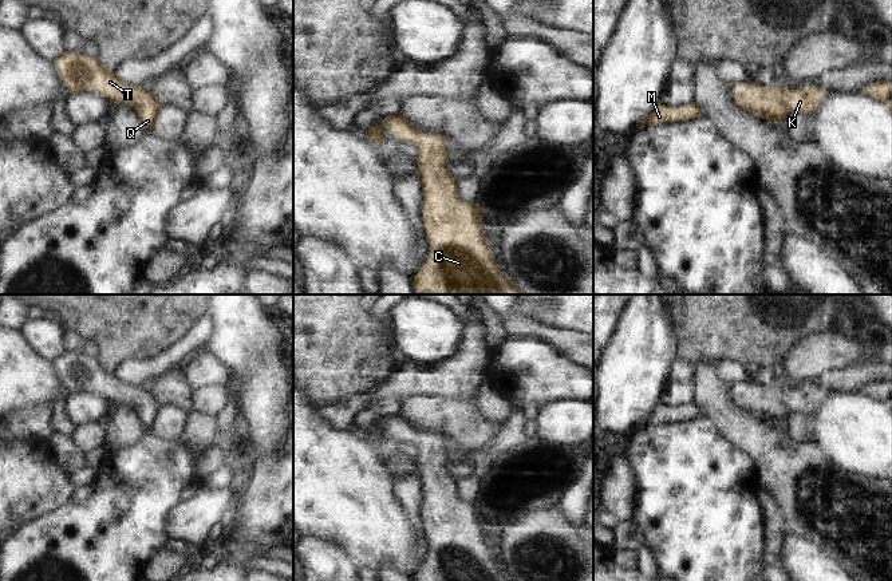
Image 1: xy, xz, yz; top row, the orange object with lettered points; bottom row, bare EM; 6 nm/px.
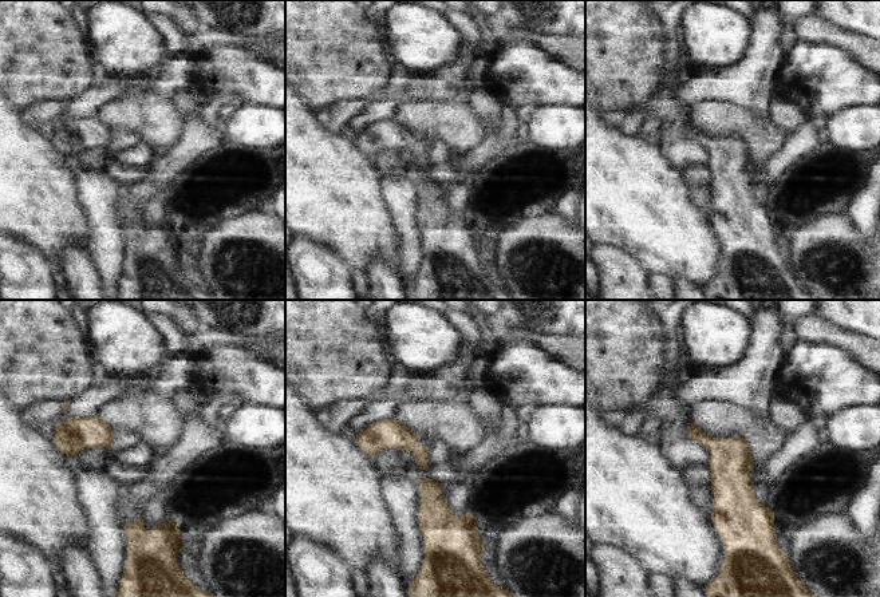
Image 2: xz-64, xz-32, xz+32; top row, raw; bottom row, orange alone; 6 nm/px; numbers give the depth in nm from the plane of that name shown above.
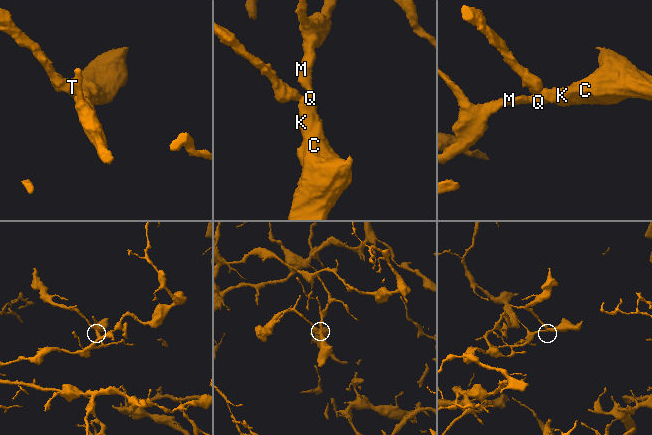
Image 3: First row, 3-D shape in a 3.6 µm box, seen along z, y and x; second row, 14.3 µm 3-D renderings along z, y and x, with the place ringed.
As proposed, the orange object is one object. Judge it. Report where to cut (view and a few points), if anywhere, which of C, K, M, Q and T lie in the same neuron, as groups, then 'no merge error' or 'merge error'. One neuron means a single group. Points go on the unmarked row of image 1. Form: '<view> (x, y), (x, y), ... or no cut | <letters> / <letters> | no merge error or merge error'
no cut | C K M Q T | no merge error

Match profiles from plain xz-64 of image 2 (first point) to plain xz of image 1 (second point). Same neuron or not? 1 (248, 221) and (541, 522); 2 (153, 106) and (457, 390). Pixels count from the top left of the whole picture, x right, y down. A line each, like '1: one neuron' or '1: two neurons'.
1: one neuron
2: two neurons

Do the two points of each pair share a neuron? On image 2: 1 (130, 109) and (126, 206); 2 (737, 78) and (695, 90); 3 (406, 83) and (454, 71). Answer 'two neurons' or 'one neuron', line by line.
1: two neurons
2: one neuron
3: one neuron

